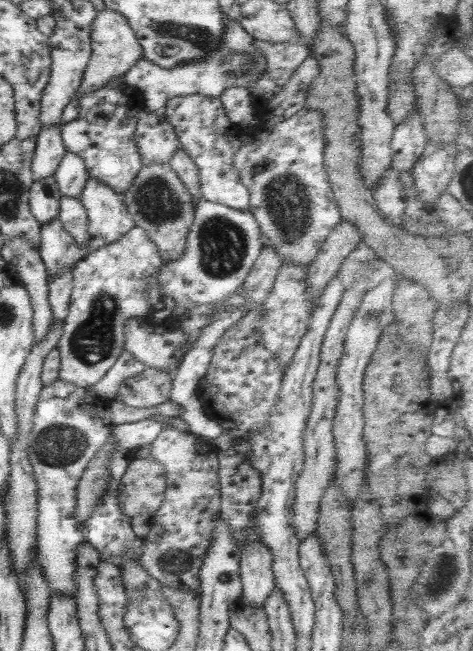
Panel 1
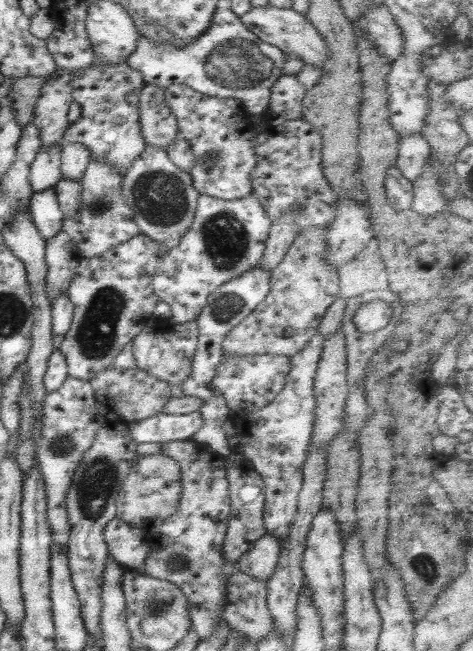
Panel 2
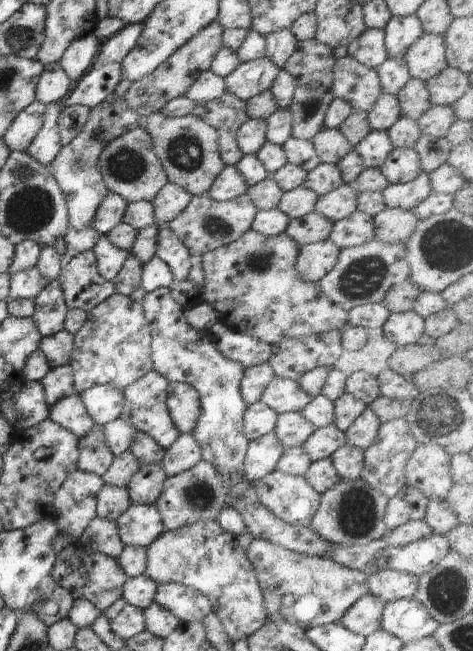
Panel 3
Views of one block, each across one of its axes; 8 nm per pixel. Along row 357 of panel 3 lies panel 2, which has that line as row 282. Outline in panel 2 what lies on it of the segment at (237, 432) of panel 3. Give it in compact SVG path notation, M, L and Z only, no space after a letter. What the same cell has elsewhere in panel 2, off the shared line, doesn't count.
M252 193L243 199L237 198L231 201L200 195L197 198L195 220L182 235L177 246L166 250L158 245L162 259L159 268L156 269L156 274L152 277L152 290L156 292L160 301L166 302L170 306L172 316L169 318L169 322L178 324L178 322L194 321L202 307L207 304L208 294L216 290L216 287L222 283L230 281L232 277L258 265L264 257L265 243L268 241L272 223L272 219L266 215L264 205Z

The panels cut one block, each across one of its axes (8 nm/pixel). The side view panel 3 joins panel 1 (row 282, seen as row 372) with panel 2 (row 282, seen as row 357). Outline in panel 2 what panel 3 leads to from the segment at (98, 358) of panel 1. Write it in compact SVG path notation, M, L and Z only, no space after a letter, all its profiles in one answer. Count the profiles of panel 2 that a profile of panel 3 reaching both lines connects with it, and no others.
M142 232L101 256L83 258L76 267L67 294L72 302L73 319L60 344L68 365L68 375L85 381L104 367L114 364L124 345L144 330L148 318L159 301L152 290L152 277L161 263L158 244Z

